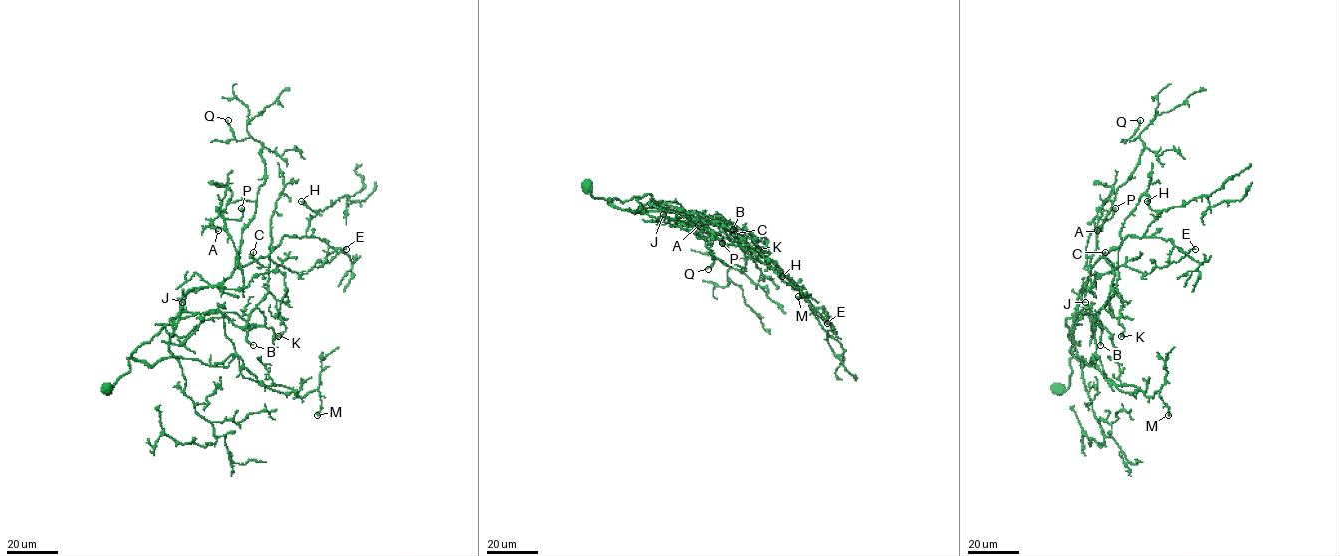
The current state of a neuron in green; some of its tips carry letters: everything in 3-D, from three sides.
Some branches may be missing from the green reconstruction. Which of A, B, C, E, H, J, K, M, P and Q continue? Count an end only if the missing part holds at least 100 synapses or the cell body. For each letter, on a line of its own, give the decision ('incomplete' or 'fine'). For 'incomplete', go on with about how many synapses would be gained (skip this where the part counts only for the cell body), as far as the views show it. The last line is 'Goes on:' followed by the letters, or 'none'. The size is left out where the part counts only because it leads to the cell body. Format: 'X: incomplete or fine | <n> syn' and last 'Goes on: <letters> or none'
A: fine
B: incomplete | 120 syn
C: fine
E: fine
H: fine
J: fine
K: fine
M: fine
P: fine
Q: fine
Goes on: B

